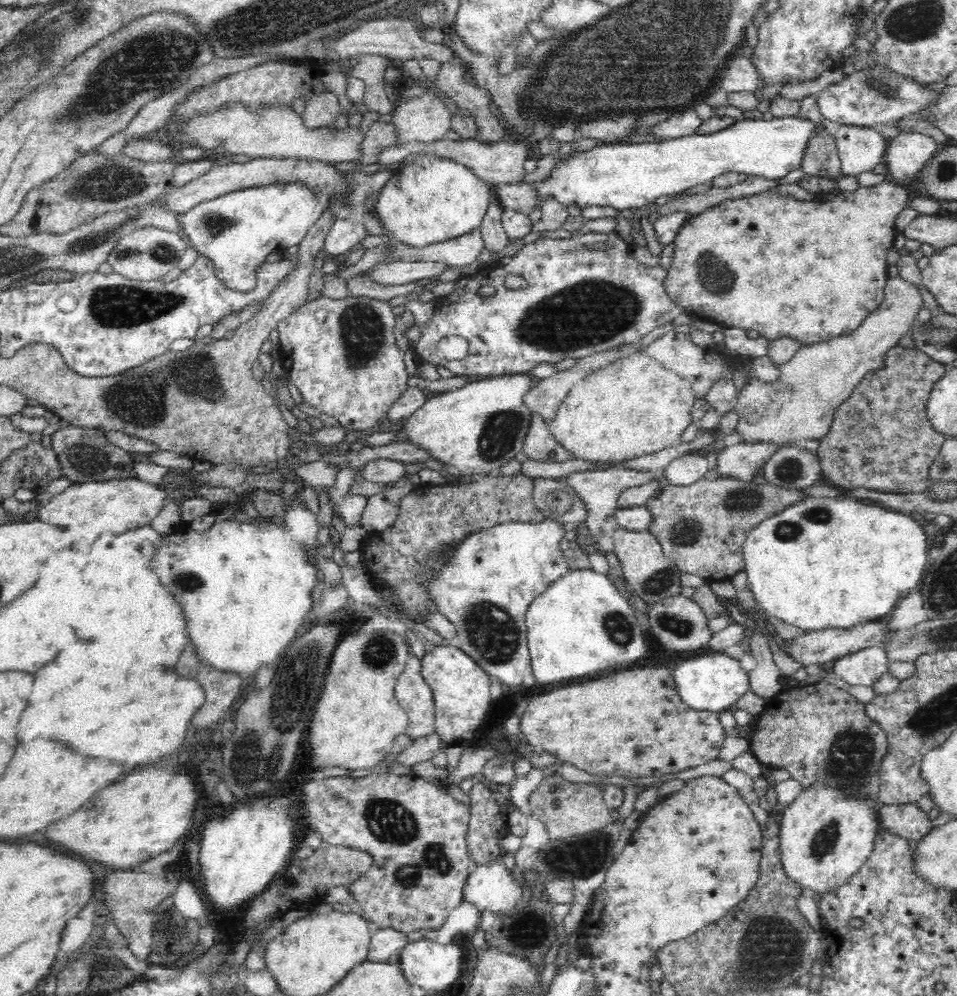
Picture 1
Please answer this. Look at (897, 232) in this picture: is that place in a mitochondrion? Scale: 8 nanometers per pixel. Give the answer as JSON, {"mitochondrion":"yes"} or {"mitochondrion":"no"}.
{"mitochondrion":"no"}

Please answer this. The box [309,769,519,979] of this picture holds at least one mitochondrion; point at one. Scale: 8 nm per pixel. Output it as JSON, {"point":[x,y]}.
{"point":[389,821]}

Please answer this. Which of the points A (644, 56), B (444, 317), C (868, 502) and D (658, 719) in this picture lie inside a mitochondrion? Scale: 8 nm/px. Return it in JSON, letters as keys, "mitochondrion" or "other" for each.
{"A":"mitochondrion","B":"other","C":"other","D":"other"}

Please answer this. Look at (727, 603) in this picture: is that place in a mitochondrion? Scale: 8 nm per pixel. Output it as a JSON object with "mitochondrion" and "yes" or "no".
{"mitochondrion":"no"}

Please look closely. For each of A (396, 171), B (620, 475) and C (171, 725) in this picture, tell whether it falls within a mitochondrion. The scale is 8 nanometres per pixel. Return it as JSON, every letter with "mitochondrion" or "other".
{"A":"other","B":"other","C":"other"}

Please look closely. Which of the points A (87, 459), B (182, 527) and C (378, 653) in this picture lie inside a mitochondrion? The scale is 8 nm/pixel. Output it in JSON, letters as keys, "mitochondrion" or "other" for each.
{"A":"mitochondrion","B":"other","C":"mitochondrion"}

